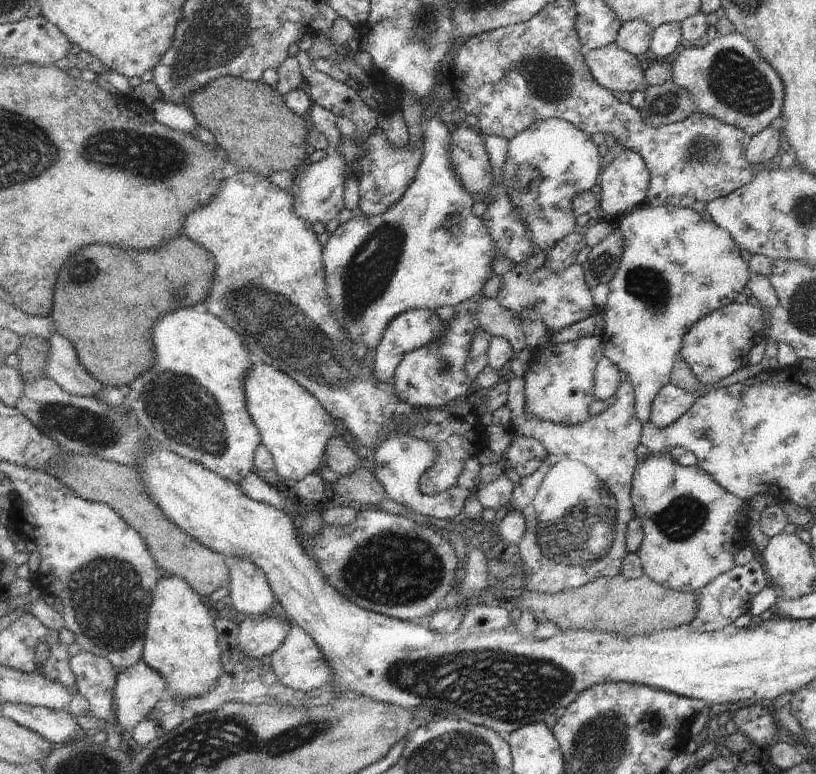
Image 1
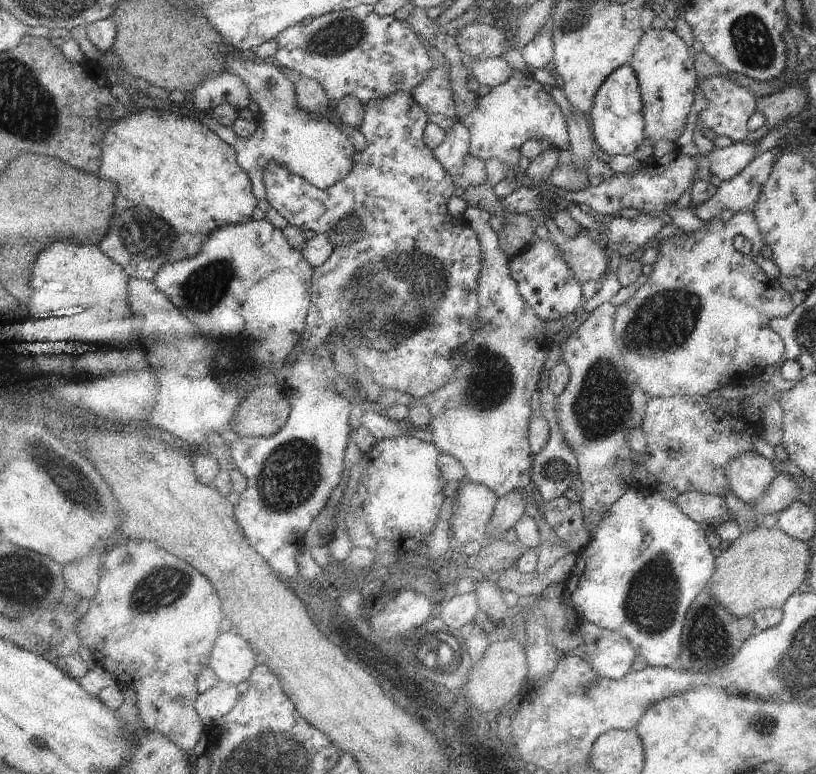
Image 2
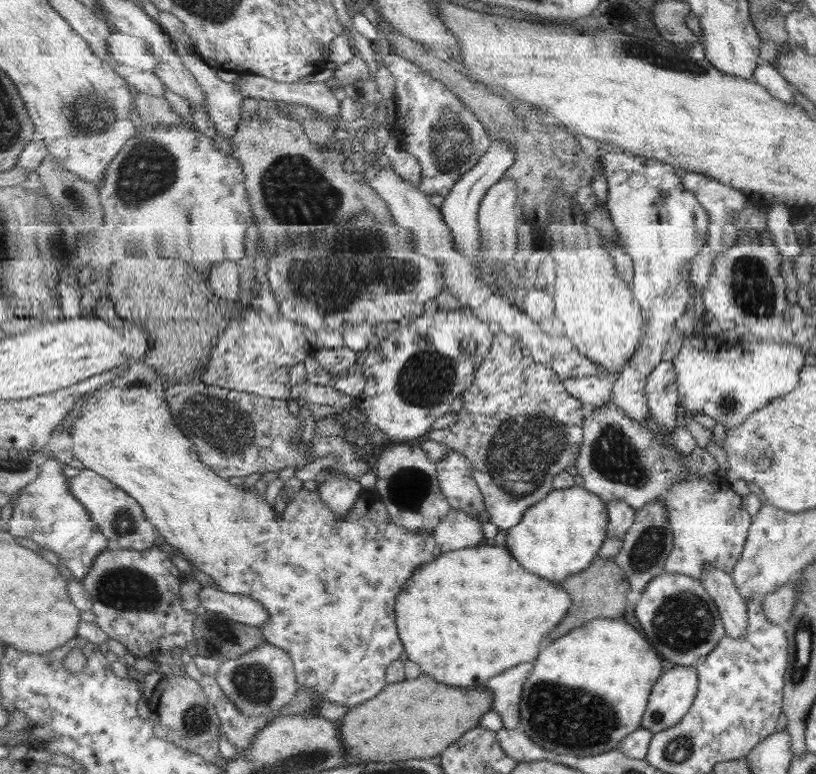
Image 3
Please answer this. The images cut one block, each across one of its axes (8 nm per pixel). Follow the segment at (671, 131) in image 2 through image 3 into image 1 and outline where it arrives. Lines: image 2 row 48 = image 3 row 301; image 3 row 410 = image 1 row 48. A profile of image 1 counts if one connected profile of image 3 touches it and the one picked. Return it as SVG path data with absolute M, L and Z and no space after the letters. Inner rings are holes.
M644 20L625 21L621 25L616 43L631 54L644 57L651 50L654 29Z

